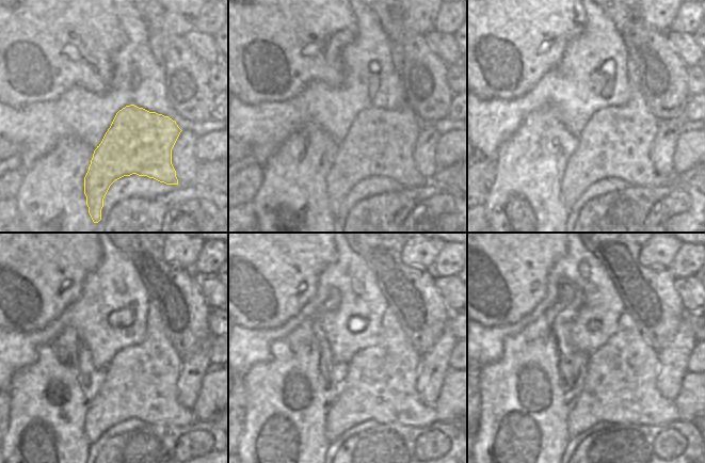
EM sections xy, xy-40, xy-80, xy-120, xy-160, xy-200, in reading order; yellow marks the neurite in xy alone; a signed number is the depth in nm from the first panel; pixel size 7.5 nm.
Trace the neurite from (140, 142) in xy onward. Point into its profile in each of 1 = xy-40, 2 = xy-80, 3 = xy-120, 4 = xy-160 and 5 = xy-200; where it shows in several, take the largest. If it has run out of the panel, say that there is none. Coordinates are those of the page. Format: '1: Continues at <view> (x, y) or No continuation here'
1: Continues at xy-40 (379, 142)
2: Continues at xy-80 (617, 142)
3: Continues at xy-120 (140, 383)
4: Continues at xy-160 (381, 384)
5: Continues at xy-200 (620, 386)

